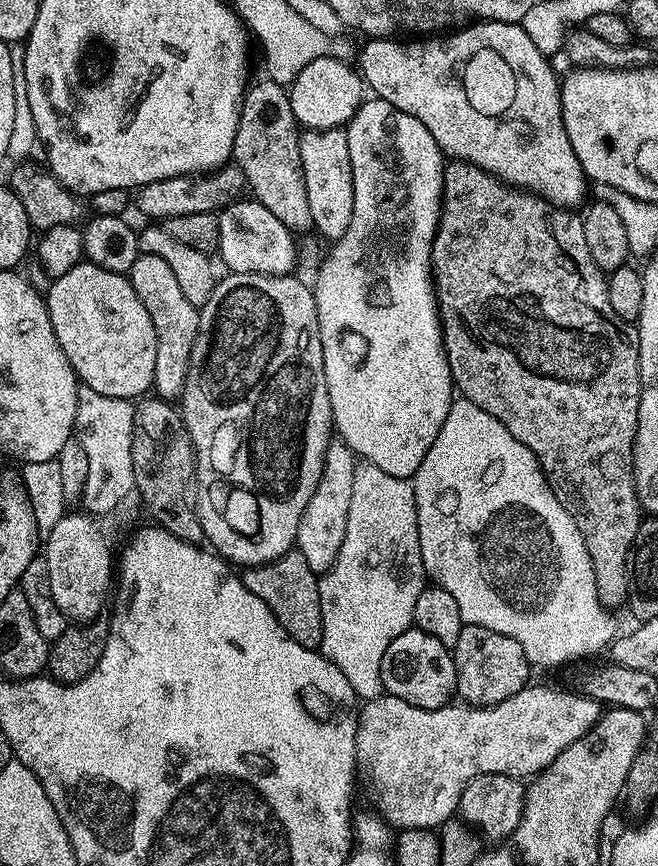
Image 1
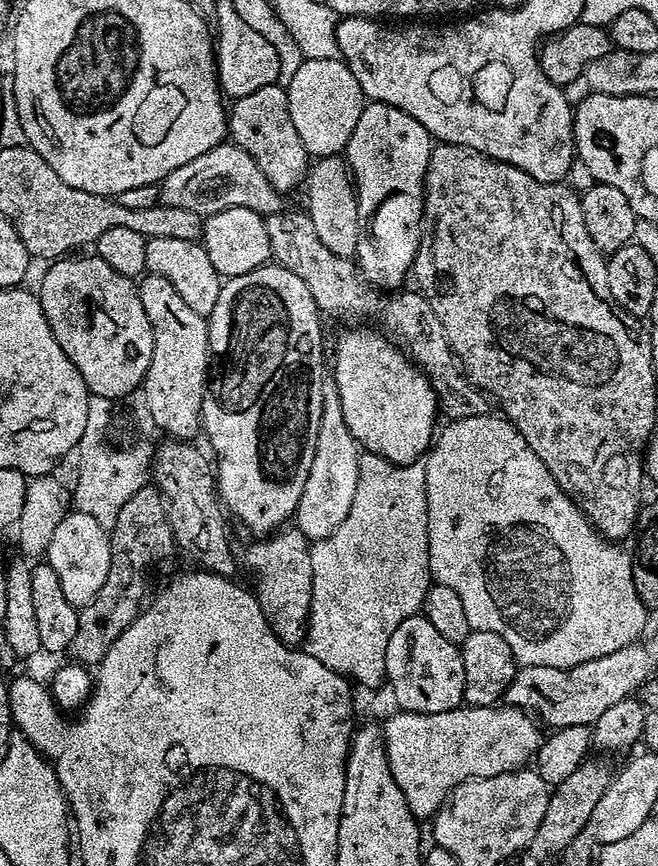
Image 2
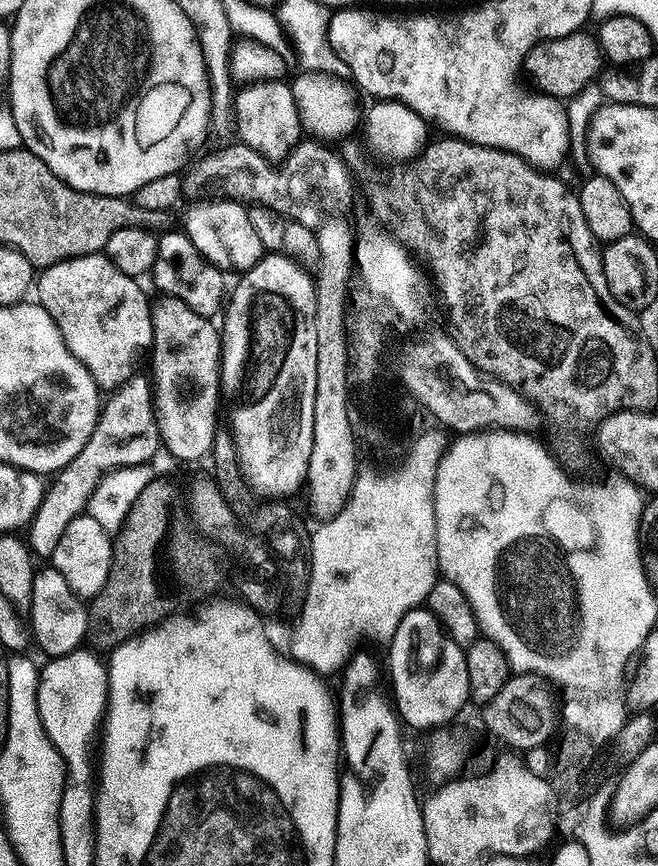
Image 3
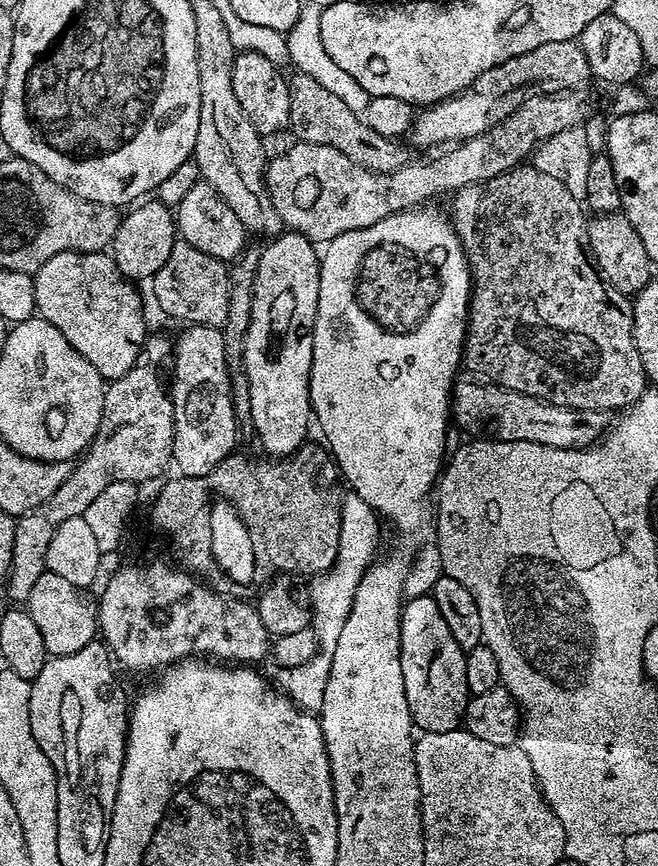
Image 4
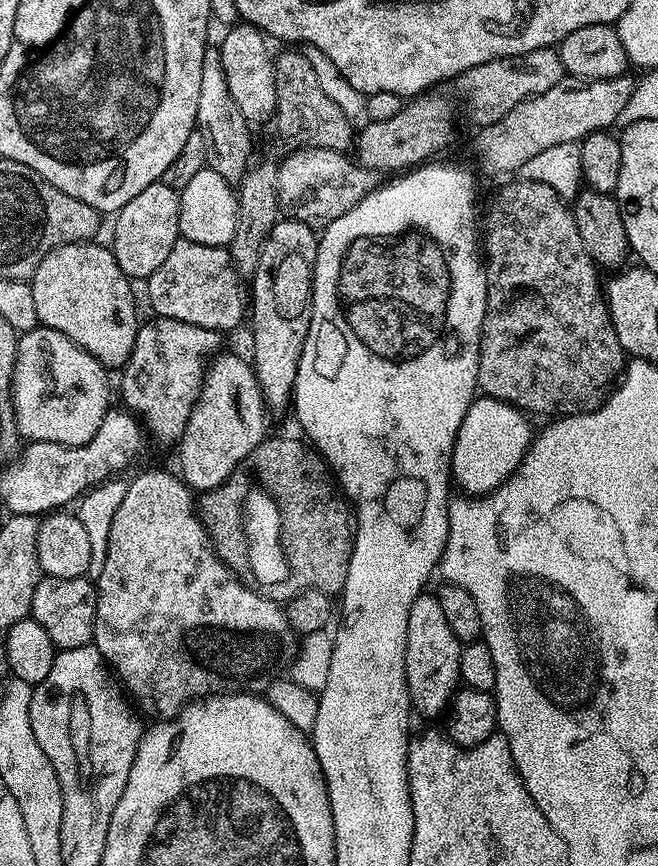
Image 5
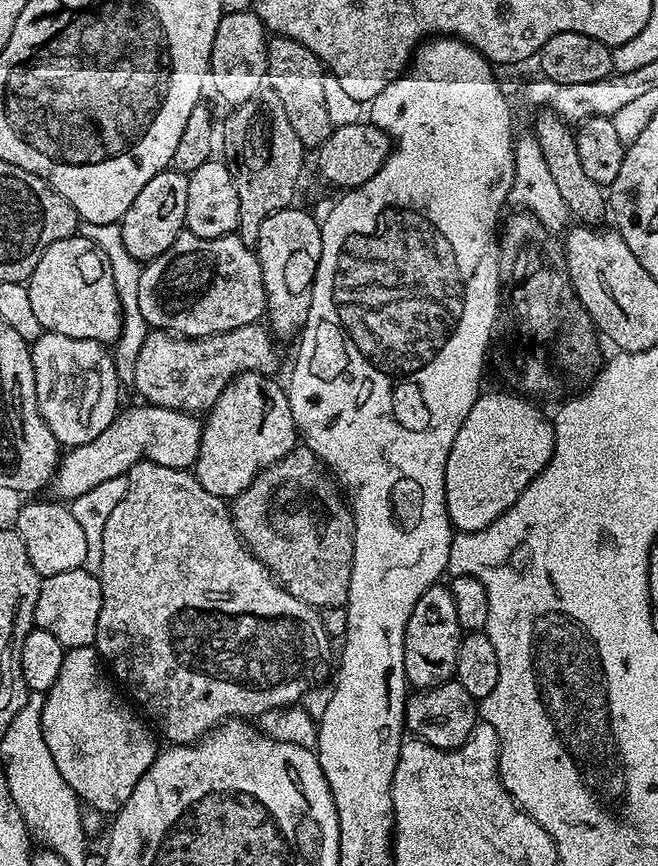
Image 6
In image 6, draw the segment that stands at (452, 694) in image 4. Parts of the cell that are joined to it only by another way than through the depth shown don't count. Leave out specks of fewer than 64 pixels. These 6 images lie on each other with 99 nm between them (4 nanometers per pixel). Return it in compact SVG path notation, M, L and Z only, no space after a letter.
M437 582L432 587L427 588L418 598L414 610L410 614L410 622L406 622L404 631L404 665L406 666L406 678L409 685L416 690L427 690L437 688L440 684L449 683L456 674L456 659L458 658L458 646L462 629L458 622L458 614L454 610L454 598L451 587Z

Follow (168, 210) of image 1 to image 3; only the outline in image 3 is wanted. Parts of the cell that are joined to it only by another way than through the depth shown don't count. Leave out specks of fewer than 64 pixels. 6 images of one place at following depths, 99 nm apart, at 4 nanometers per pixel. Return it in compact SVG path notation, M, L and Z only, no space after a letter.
M315 138L301 139L300 143L296 145L296 149L279 163L268 160L262 154L254 151L253 148L245 146L243 142L235 143L230 145L229 148L222 149L214 156L206 157L205 160L197 159L187 169L184 176L185 189L191 193L200 192L203 188L217 188L220 191L217 193L221 197L241 202L253 202L255 205L268 207L270 210L276 211L278 215L285 216L313 230L319 229L329 218L343 217L340 215L351 206L354 177L344 165L344 161L341 160L339 151L332 149L331 152L328 149L331 147L327 143Z

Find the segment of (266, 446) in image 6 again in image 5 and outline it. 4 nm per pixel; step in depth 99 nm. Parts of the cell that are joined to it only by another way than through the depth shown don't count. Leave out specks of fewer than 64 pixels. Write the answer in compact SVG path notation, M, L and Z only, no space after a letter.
M226 352L209 363L200 396L194 402L194 410L190 410L190 422L186 422L184 436L178 445L182 479L200 494L229 480L235 468L270 432L270 409L264 403L255 367L247 359L244 361L242 357Z

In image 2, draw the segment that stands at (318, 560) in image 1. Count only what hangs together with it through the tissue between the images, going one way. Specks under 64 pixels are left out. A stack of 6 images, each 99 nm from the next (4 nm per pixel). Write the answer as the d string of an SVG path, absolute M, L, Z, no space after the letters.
M332 378L322 386L322 418L318 418L318 438L314 442L314 459L310 462L310 474L306 474L306 486L302 486L302 498L294 513L295 527L310 542L324 540L350 514L350 502L354 502L354 490L358 490L358 462L362 449L346 426L338 386Z

